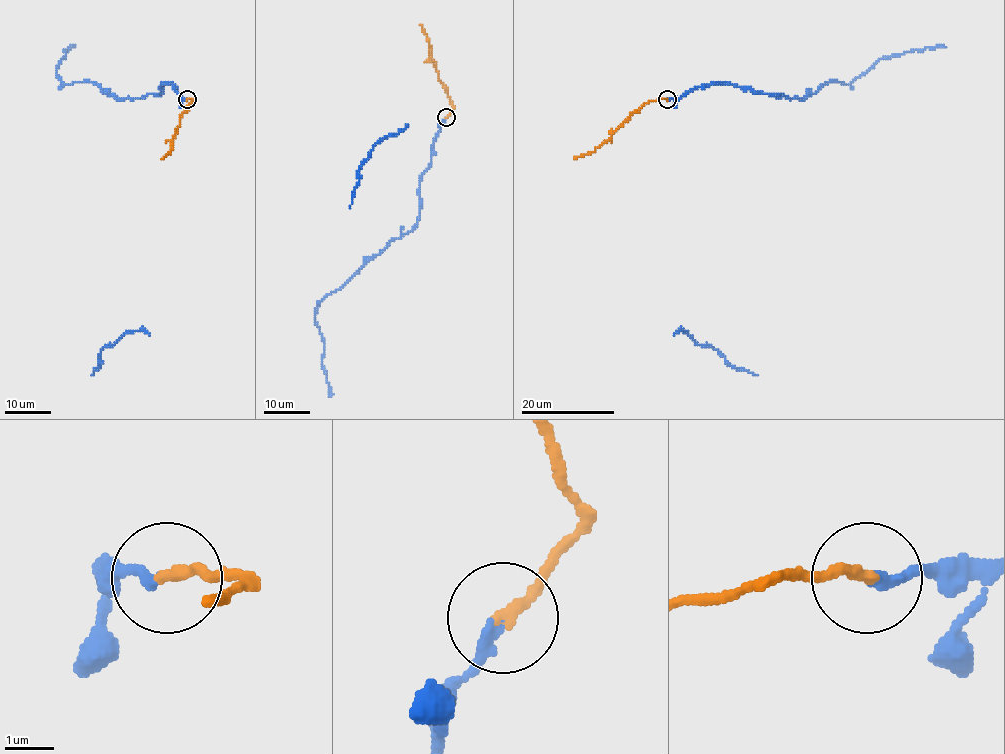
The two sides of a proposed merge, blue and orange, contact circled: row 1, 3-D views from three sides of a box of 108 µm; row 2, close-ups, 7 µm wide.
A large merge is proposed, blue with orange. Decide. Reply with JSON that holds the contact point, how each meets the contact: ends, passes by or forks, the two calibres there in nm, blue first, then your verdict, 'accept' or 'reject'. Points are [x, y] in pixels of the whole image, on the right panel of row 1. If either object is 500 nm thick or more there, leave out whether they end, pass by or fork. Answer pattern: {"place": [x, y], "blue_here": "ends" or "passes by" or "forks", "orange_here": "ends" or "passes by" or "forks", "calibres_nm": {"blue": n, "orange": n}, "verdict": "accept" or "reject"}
{"place": [667, 99], "blue_here": "ends", "orange_here": "ends", "calibres_nm": {"blue": 200, "orange": 240}, "verdict": "accept"}

